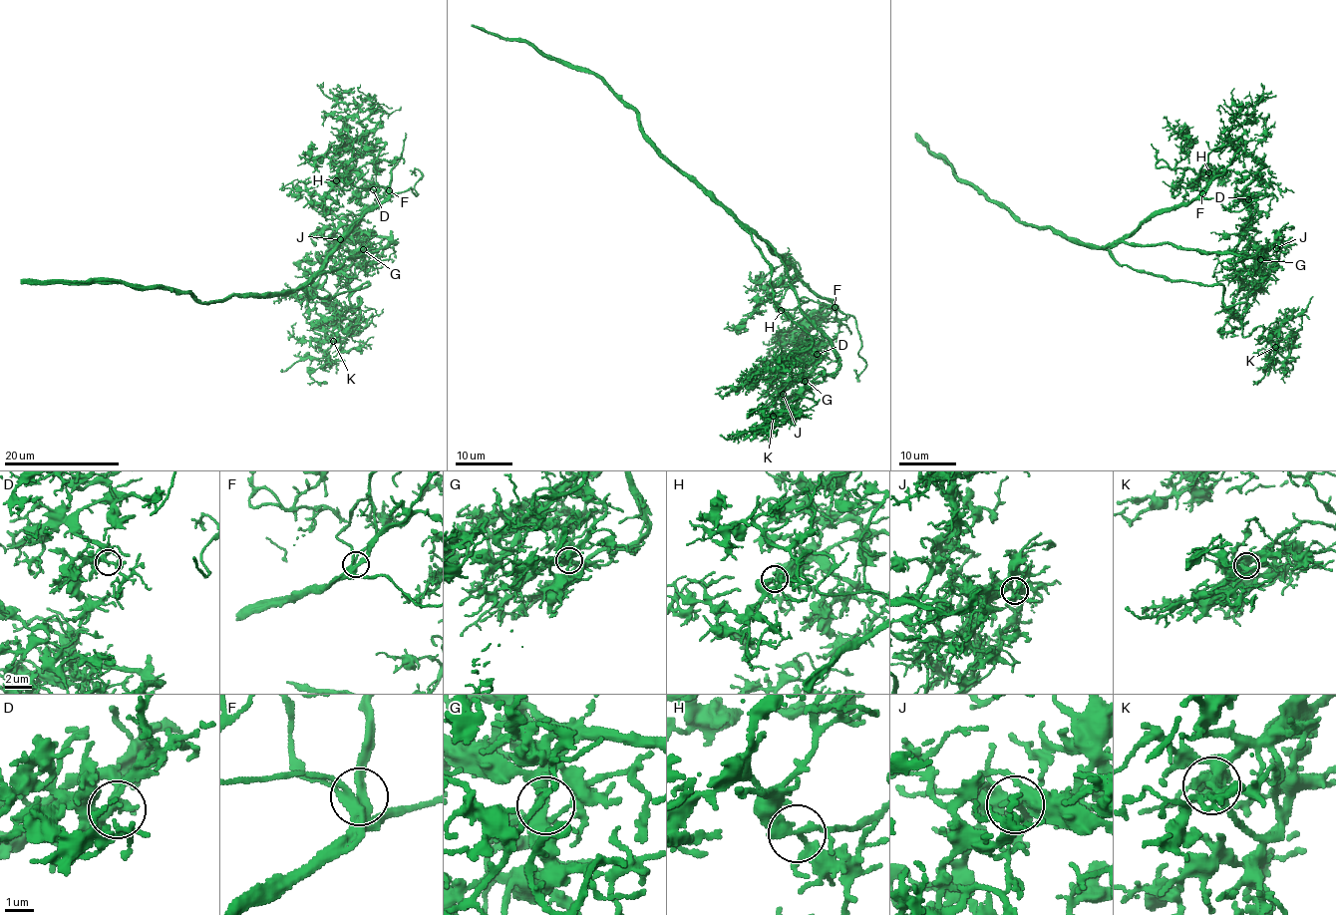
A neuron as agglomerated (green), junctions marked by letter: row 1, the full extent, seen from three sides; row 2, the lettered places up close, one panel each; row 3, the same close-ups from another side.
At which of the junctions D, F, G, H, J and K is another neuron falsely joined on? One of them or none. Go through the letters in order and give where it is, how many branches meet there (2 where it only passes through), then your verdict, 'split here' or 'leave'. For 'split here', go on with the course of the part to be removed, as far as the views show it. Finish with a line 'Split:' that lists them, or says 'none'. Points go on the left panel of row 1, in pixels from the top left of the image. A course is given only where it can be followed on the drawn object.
D: at (373, 189); 5 branches meet; leave
F: at (389, 190); 5 branches meet; leave
G: at (363, 249); 5 branches meet; leave
H: at (336, 180); 5 branches meet; leave
J: at (340, 239); 7 branches meet; leave
K: at (333, 341); 4 branches meet; leave
Split: none

